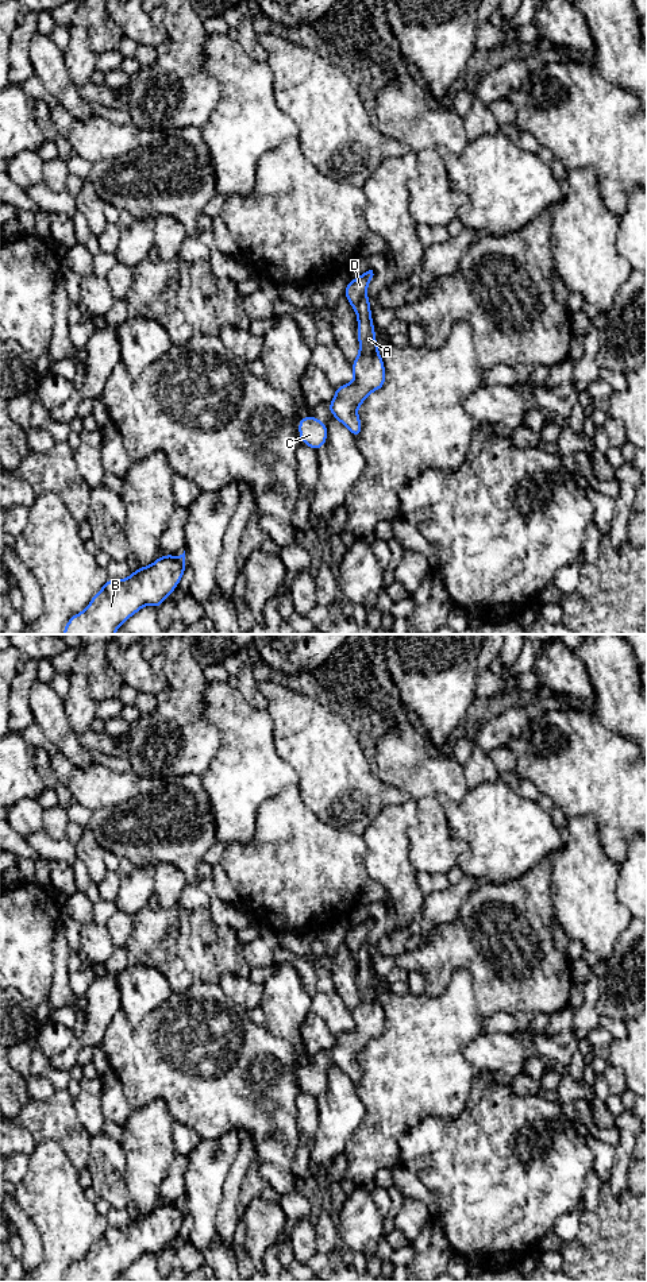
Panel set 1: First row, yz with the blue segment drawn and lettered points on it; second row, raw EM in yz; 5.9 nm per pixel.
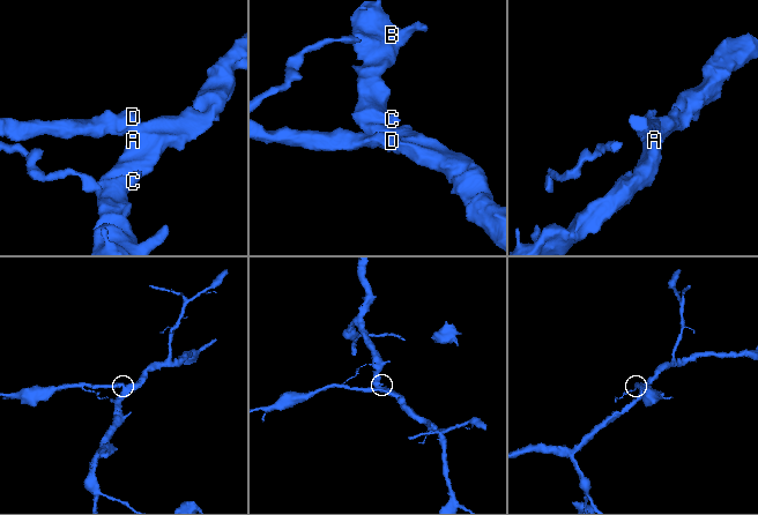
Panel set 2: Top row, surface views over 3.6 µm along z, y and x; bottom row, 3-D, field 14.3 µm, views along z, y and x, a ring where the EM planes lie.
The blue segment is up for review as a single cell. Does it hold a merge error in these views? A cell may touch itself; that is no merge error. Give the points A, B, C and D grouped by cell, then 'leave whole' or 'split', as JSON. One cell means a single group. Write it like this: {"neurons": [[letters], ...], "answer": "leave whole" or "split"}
{"neurons": [["A", "B", "C"], ["D"]], "answer": "split"}

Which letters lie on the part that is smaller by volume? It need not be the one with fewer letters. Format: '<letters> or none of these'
D

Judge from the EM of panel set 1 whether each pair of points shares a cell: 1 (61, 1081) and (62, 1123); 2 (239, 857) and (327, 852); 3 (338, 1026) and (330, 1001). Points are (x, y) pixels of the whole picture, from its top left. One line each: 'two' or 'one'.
1: two
2: one
3: one

